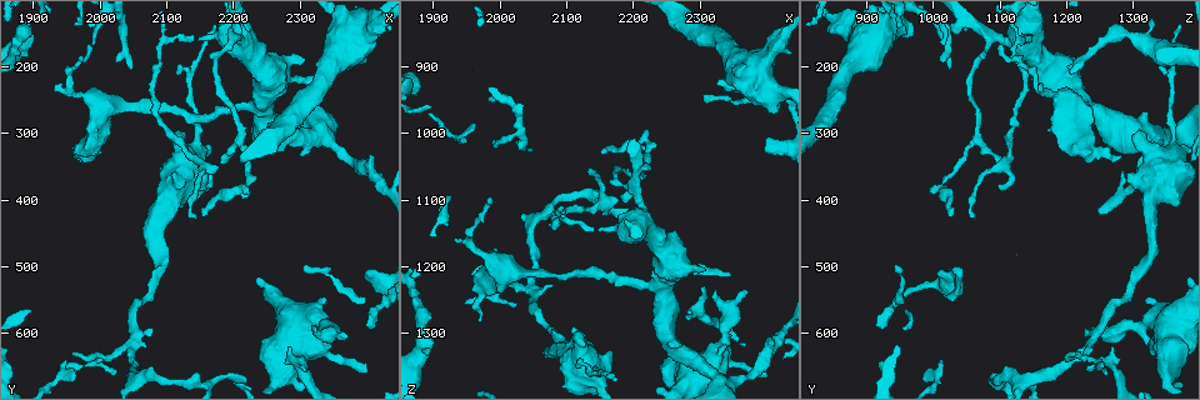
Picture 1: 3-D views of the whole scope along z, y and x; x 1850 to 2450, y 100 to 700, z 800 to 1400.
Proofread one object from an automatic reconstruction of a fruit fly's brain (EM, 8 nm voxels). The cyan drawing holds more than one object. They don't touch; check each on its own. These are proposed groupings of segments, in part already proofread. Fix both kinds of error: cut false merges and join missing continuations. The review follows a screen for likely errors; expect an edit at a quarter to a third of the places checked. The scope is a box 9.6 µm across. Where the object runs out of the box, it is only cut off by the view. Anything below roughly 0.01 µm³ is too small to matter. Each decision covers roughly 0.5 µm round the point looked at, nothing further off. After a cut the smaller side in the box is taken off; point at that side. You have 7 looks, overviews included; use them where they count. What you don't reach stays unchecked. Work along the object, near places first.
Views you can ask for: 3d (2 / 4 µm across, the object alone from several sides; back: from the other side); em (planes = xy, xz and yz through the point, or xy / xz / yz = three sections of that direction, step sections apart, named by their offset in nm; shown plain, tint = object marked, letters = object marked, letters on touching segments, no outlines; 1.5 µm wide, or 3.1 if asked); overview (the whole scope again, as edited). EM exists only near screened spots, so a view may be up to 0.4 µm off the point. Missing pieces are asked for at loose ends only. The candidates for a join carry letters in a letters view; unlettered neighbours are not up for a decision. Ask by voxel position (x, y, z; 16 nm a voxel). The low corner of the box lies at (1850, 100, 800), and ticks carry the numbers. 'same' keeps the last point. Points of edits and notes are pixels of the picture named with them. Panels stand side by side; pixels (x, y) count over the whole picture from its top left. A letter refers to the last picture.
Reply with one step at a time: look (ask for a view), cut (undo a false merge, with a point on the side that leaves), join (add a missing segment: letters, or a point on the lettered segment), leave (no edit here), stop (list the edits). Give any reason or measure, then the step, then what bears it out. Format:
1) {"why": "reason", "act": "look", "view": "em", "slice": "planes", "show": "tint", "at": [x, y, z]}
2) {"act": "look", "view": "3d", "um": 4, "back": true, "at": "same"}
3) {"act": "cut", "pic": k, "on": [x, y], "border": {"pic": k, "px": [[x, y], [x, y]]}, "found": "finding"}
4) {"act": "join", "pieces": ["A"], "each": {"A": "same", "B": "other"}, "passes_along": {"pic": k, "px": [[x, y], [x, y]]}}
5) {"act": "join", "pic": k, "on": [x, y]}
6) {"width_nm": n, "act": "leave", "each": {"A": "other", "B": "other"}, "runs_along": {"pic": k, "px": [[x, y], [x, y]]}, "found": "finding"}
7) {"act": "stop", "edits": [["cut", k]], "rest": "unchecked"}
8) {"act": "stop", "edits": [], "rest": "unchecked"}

{"why": "sharp bend", "act": "look", "view": "3d", "um": 2, "at": [2215, 375, 1010]}

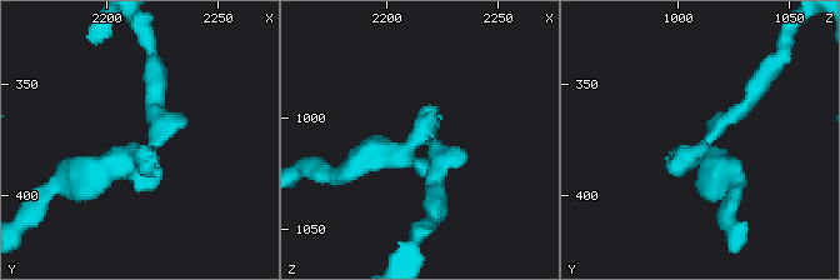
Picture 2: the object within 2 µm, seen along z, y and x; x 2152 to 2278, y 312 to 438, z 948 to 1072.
{"why": "need the tissue", "act": "look", "view": "em", "slice": "yz", "step": 8, "show": "tint", "at": [2218, 380, 1008]}

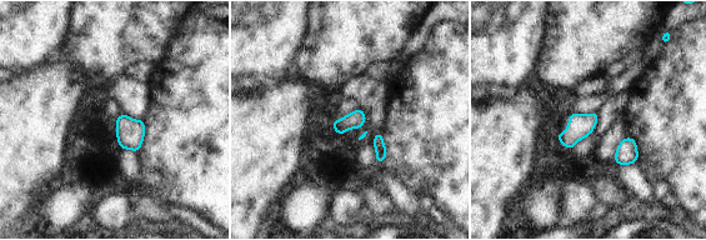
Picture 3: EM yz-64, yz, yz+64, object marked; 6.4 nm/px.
{"why": "cut it another way", "act": "look", "view": "em", "slice": "planes", "show": "letters", "at": "same"}

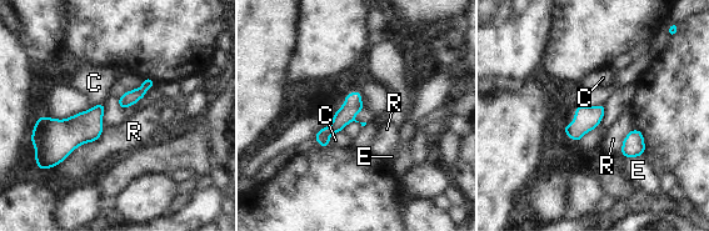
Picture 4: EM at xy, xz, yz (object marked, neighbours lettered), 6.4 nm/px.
{"act": "leave", "each": {"C": "other", "E": "other", "R": "other"}, "runs_along": {"pic": 4, "px": [[357, 95], [350, 109], [320, 140]]}, "found": "continuous, no second cell"}

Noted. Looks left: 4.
{"why": "branch stops here", "act": "look", "view": "em", "slice": "planes", "show": "tint", "at": [2405, 595, 920]}

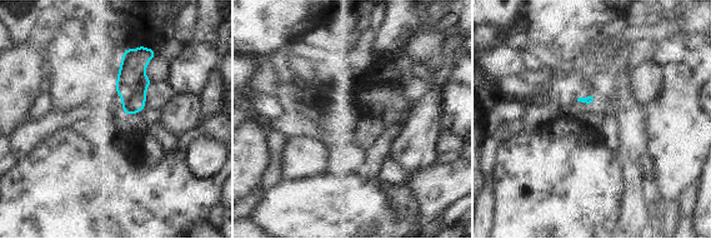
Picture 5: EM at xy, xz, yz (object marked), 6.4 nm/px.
{"act": "look", "view": "em", "slice": "planes", "show": "letters", "at": "same"}

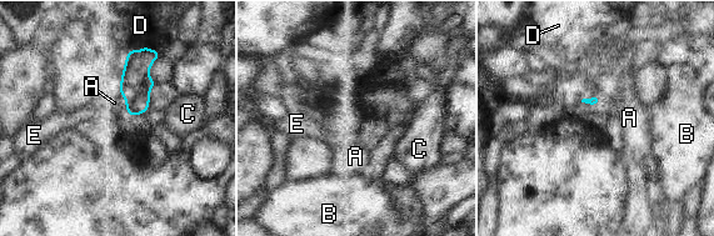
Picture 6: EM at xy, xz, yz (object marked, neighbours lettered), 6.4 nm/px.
{"act": "leave", "each": {"A": "other", "B": "other", "C": "other", "D": "other", "E": "other"}, "border": {"pic": 6, "px": [[118, 91], [124, 98], [129, 115]]}, "found": "none of them fits"}

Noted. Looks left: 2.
{"act": "stop", "edits": [], "rest": "unchecked"}

